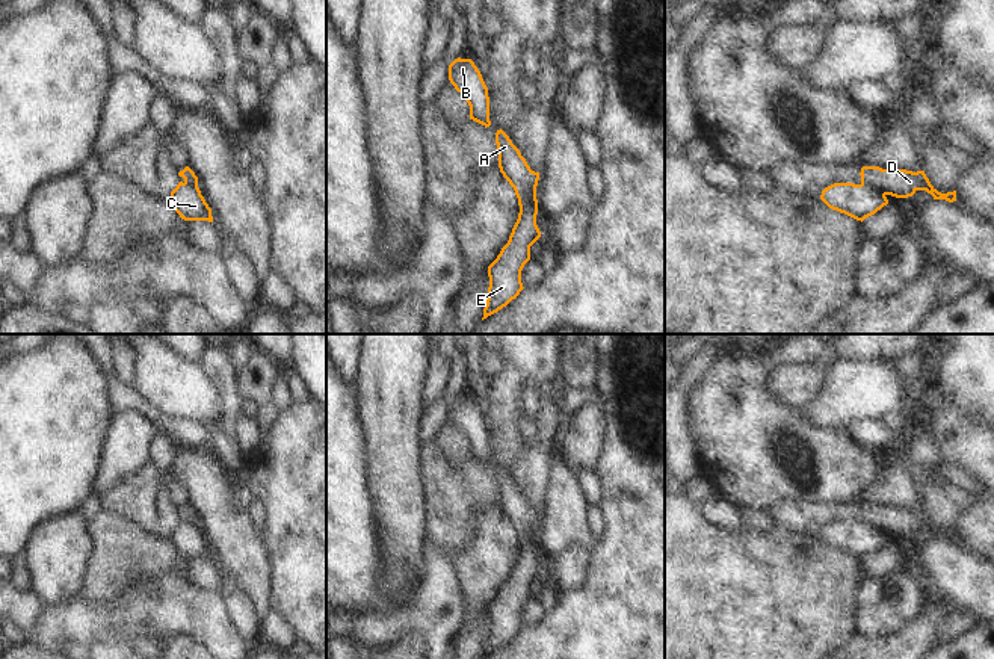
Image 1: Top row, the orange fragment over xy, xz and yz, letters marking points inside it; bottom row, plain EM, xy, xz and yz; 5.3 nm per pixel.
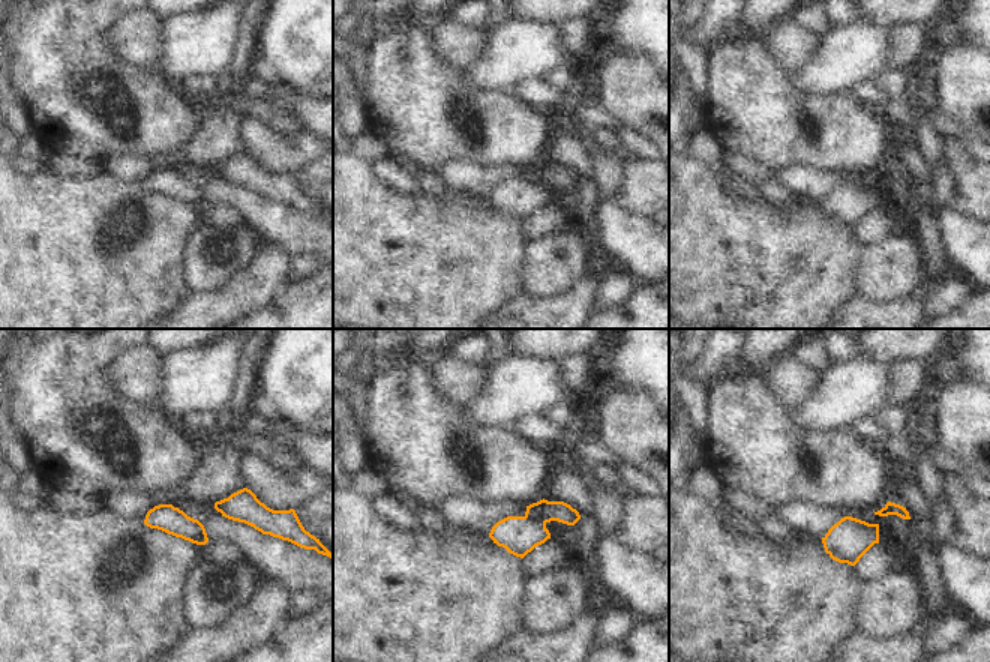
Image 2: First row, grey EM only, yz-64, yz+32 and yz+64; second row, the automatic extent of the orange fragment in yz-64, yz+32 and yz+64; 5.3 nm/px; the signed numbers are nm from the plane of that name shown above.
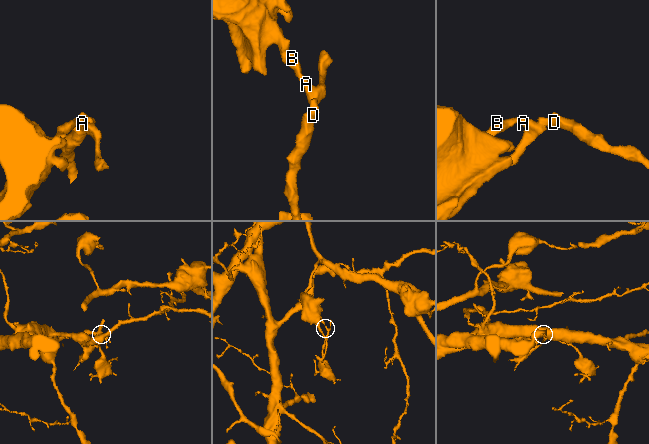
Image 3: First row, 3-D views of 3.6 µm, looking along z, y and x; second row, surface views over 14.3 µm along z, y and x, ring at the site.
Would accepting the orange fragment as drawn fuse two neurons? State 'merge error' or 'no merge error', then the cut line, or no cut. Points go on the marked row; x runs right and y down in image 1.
merge error | yz (861, 183), (885, 194)

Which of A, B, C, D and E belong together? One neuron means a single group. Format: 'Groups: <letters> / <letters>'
Groups: A B C / D E

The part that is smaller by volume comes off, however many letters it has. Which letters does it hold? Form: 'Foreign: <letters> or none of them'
Foreign: D, E

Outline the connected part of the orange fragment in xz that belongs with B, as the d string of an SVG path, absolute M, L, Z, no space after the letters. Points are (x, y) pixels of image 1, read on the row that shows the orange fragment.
M455 59L449 65L449 80L470 106L470 119L489 127L489 97L480 71L471 59Z

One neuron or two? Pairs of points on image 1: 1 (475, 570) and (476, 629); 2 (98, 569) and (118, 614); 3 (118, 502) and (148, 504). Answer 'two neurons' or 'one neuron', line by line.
1: two neurons
2: two neurons
3: one neuron

